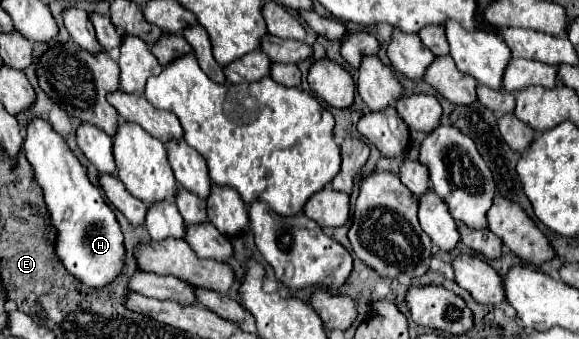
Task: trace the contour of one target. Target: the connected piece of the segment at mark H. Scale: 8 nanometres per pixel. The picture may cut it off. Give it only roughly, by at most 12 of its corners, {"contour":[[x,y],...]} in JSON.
{"contour":[[41,117],[25,155],[57,257],[89,287],[125,267],[123,233],[67,141]]}

